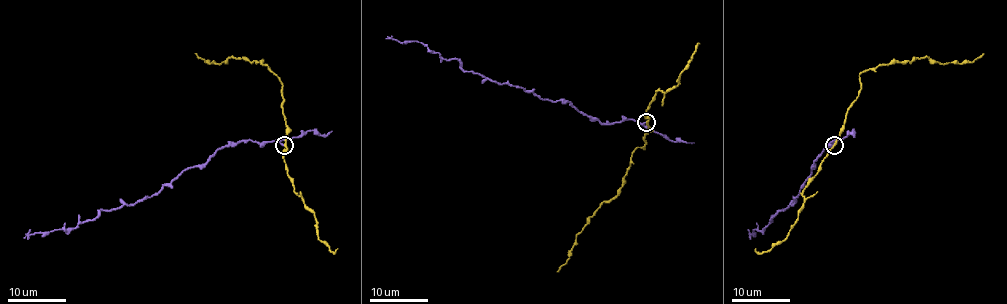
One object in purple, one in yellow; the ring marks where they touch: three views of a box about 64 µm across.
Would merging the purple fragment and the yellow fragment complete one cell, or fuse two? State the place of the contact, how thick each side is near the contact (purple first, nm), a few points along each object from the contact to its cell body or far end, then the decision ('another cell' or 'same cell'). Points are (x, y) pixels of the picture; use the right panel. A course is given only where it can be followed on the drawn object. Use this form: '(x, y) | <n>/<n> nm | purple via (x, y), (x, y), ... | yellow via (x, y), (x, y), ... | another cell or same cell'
(834, 145) | 180/190 nm | purple via (834, 145), (835, 141), (831, 142), (812, 164), (796, 200), (764, 228), (754, 230), (751, 238) | yellow via (834, 145), (847, 109), (860, 90), (861, 72), (917, 58), (946, 64), (971, 62), (984, 53) | another cell

